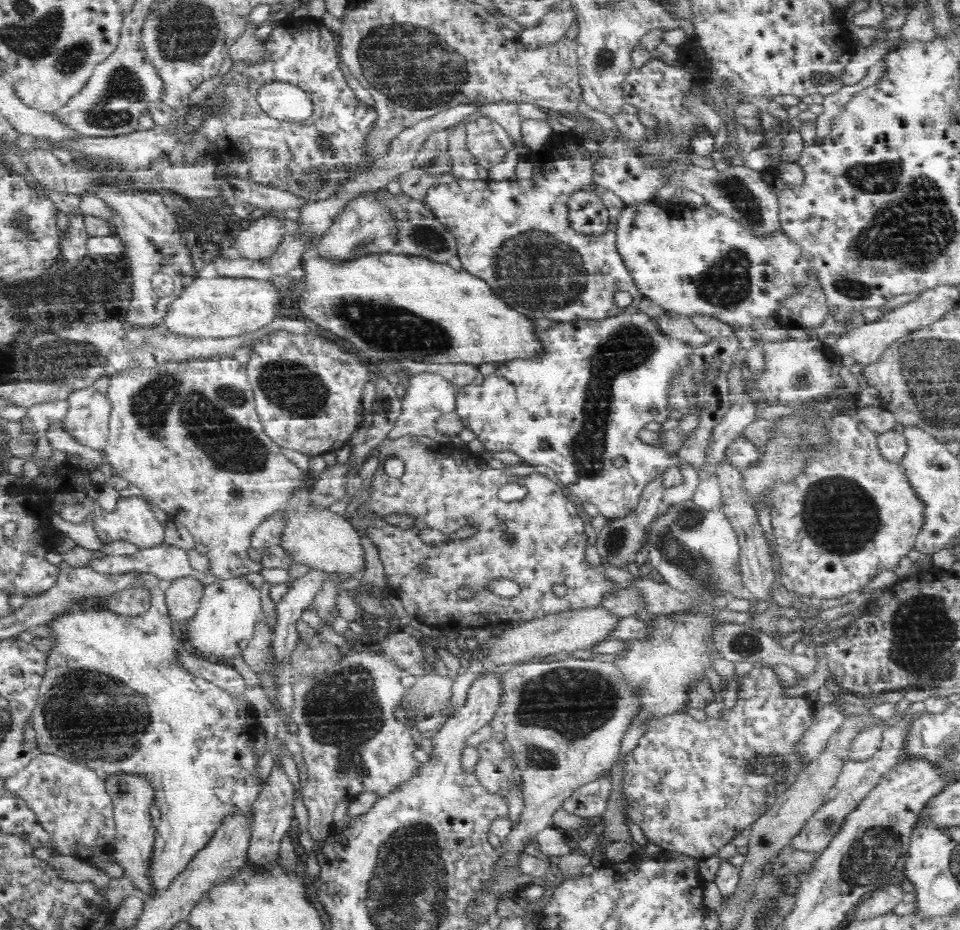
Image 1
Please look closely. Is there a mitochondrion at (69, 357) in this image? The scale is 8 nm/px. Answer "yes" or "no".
yes

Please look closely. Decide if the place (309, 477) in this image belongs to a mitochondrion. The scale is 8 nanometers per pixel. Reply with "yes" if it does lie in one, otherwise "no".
no

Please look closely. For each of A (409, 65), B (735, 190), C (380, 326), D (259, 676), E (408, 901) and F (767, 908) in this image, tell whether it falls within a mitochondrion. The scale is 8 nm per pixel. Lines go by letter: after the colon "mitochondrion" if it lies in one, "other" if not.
A: mitochondrion
B: mitochondrion
C: mitochondrion
D: other
E: mitochondrion
F: mitochondrion

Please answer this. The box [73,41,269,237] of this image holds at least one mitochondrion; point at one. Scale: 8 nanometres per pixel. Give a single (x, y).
(112, 109)

